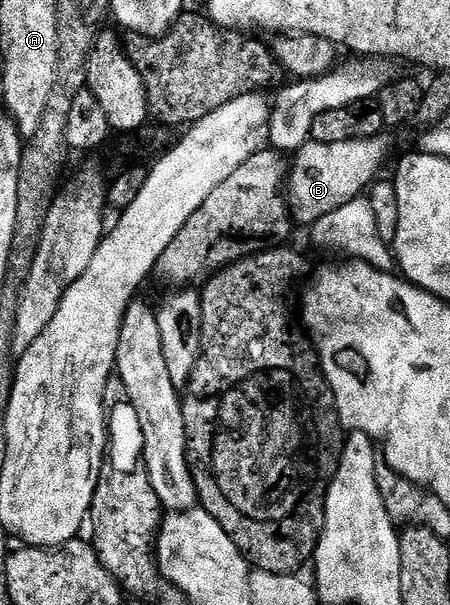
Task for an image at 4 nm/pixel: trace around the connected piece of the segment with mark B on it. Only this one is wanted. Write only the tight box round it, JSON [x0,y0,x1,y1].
[289,135,389,226]

